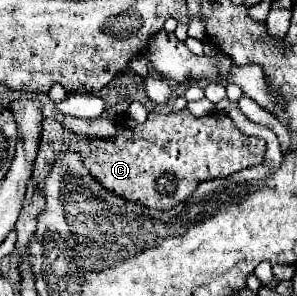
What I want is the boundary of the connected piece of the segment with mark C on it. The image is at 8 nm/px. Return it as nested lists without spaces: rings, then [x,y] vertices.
[[[190,110],[170,114],[148,112],[144,124],[130,128],[130,116],[120,116],[114,120],[114,124],[114,136],[94,140],[66,132],[56,120],[44,120],[42,150],[38,152],[32,174],[34,196],[22,208],[16,220],[16,250],[20,254],[26,254],[28,246],[34,242],[36,216],[44,210],[46,204],[46,198],[42,196],[42,184],[60,152],[80,154],[80,160],[88,168],[92,178],[100,182],[108,192],[124,200],[140,202],[154,210],[170,210],[176,204],[184,202],[200,182],[224,178],[248,166],[260,164],[262,156],[266,154],[266,142],[252,136],[246,138],[224,112],[212,112],[200,118],[192,116]]]

